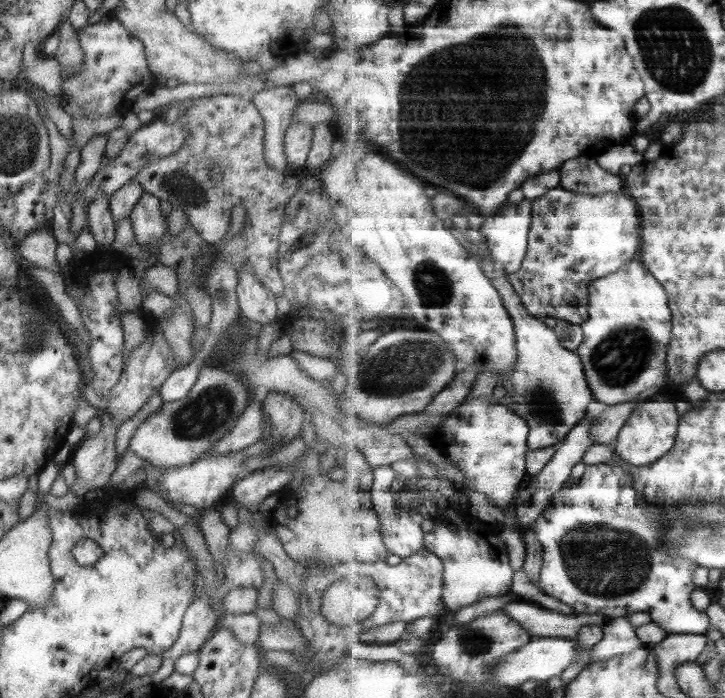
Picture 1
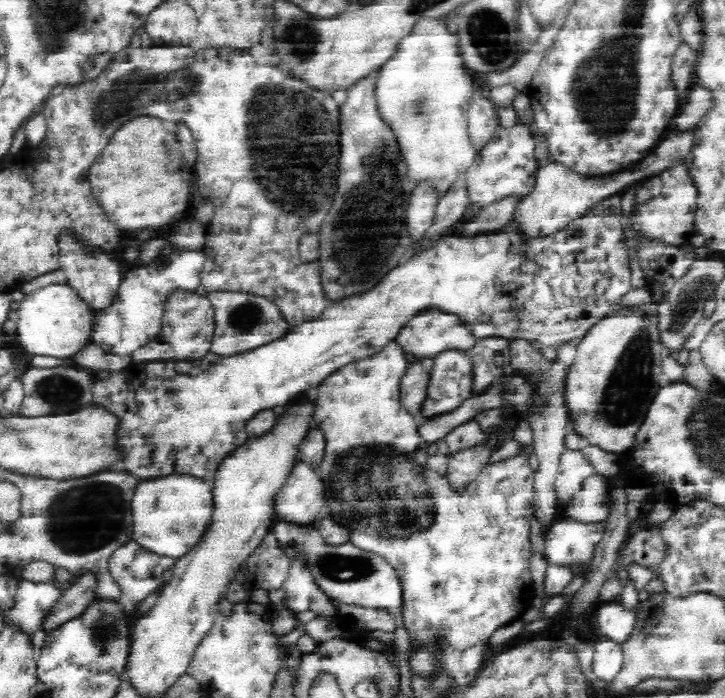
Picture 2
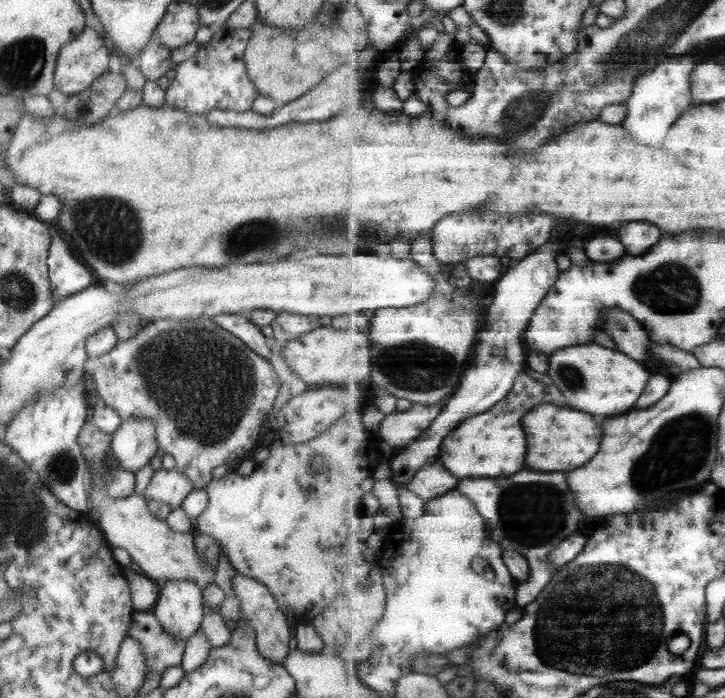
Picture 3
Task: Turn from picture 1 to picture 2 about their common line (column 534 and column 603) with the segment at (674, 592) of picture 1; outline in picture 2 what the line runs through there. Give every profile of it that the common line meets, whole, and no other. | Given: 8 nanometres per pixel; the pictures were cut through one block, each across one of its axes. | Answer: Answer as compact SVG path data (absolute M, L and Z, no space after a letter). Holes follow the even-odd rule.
M574 520L554 521L543 531L545 559L550 566L578 565L587 572L604 524L581 524Z

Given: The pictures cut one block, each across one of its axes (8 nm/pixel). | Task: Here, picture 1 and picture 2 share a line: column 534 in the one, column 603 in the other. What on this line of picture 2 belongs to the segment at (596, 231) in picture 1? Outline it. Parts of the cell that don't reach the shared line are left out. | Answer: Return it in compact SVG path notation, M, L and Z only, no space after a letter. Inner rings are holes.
M619 194L598 202L596 206L592 206L592 210L586 216L569 222L564 230L560 230L560 232L550 234L550 236L544 238L536 238L536 240L521 240L521 236L509 224L505 225L498 234L480 236L480 238L474 238L474 240L458 238L453 232L446 234L438 242L434 242L430 248L426 248L424 252L420 252L418 256L414 256L413 260L403 261L394 270L390 270L390 274L386 274L372 290L368 290L368 292L364 292L360 296L352 296L344 298L344 300L334 301L324 309L320 318L293 326L288 333L274 339L272 342L235 355L218 356L208 351L203 357L188 362L178 360L156 361L148 362L148 364L140 364L140 366L130 366L128 368L128 376L126 376L126 370L111 372L110 378L98 378L98 382L92 386L92 402L94 402L94 406L102 406L104 410L108 410L118 420L116 448L120 452L122 470L126 470L128 474L132 474L136 478L144 478L144 480L148 480L148 478L160 478L160 476L170 476L170 474L176 474L176 472L178 474L192 474L196 478L202 478L202 480L213 484L217 480L217 473L222 462L225 462L227 457L236 453L236 450L240 446L244 446L244 442L247 442L248 438L244 436L244 428L246 422L252 420L256 416L256 413L276 408L276 406L291 406L305 395L312 394L313 390L322 382L322 379L326 378L333 370L356 359L367 357L375 353L384 343L392 339L395 340L399 330L418 313L438 308L438 310L446 314L454 314L473 334L476 340L489 337L490 335L498 335L506 339L510 337L526 337L530 342L534 342L535 345L550 346L551 350L559 347L560 343L578 341L592 324L620 306L622 296L631 288L630 266L625 246L623 246L622 218L621 194Z

